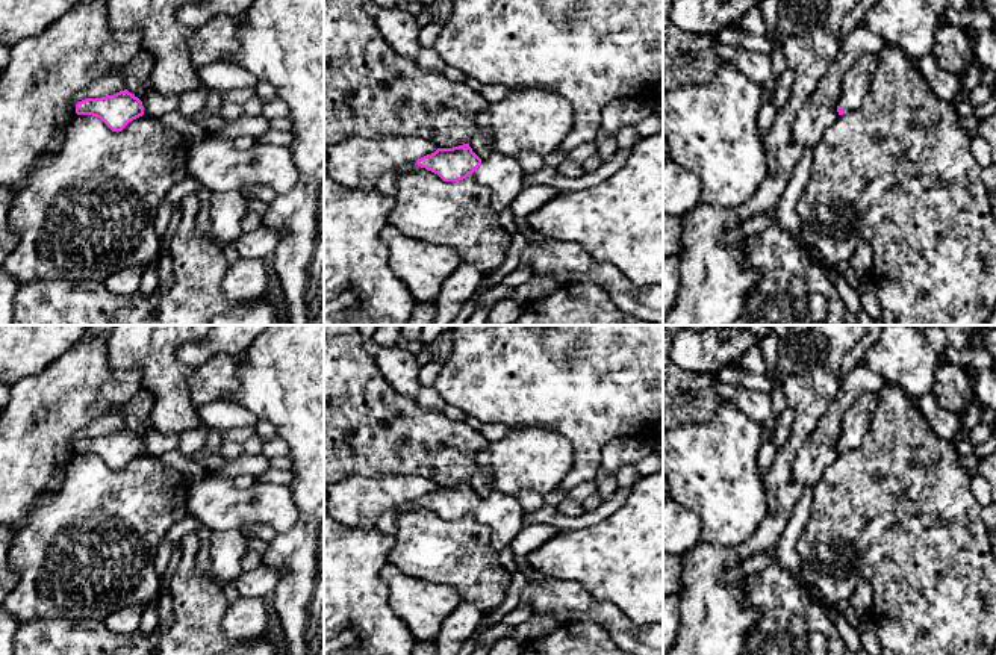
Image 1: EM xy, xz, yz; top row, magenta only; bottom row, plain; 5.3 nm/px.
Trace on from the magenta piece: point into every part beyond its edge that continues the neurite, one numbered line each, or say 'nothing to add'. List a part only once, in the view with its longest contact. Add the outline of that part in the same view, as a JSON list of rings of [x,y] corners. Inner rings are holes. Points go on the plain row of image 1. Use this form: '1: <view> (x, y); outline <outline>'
1: xz (503, 515); outline [[[493,492],[481,499],[481,504],[469,513],[469,517],[489,526],[492,546],[496,552],[501,552],[512,545],[524,528],[522,514],[516,496]]]

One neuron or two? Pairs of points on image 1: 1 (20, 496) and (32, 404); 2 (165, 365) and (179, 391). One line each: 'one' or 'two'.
1: one
2: one

